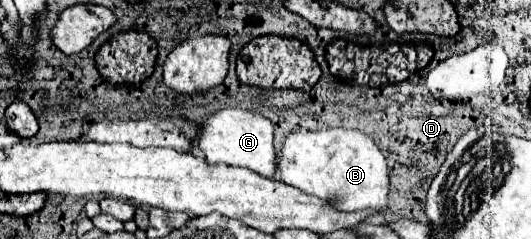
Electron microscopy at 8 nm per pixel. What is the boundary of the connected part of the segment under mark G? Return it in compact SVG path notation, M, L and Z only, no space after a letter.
M226 107L210 113L200 129L198 145L206 155L208 163L226 163L236 167L246 167L260 175L272 177L274 175L274 147L272 135L274 127L268 117L262 113L242 109L242 107Z

